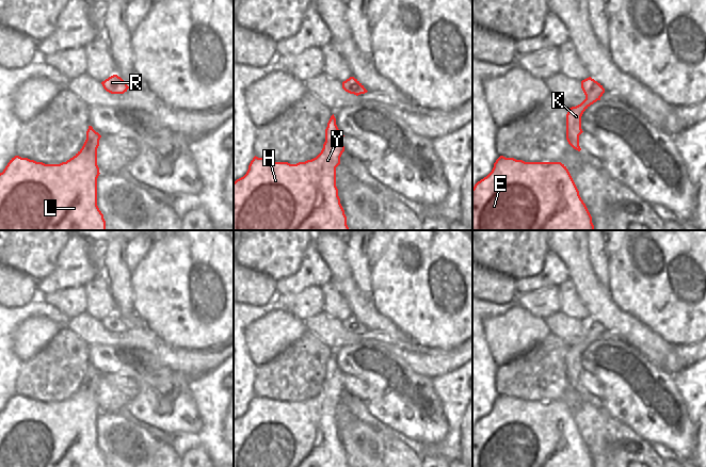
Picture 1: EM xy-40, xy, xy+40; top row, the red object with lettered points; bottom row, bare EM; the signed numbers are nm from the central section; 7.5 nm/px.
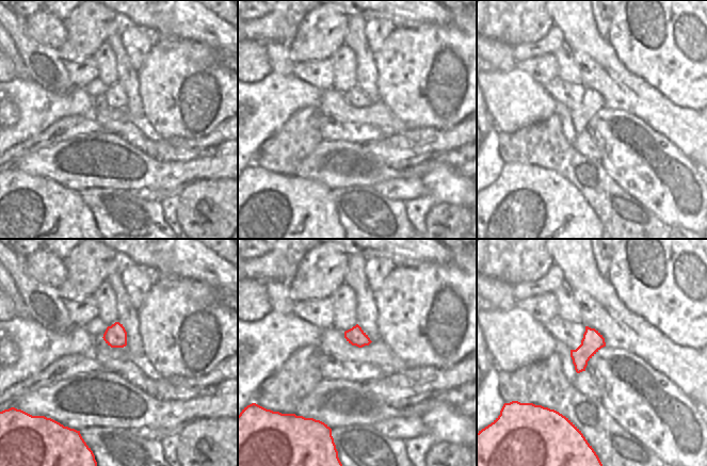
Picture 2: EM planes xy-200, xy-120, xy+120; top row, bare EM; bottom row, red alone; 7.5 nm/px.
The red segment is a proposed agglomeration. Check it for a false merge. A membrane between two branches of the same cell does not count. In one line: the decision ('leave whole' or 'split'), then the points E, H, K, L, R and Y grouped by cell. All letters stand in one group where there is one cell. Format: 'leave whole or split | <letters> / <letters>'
leave whole | E H K L R Y

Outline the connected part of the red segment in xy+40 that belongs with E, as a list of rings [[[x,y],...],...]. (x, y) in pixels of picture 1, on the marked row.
[[[500,156],[492,172],[472,188],[472,230],[594,230],[592,216],[566,166]]]

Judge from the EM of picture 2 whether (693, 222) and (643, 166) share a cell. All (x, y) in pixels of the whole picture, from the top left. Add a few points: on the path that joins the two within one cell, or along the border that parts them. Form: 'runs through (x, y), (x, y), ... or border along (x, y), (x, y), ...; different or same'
runs through (678, 210), (672, 199), (672, 195), (658, 181); same

